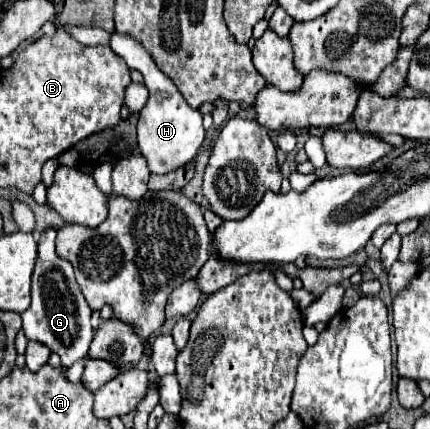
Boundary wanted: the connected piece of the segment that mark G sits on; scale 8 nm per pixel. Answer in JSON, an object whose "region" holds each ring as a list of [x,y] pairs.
{"region":[[[46,229],[38,241],[38,259],[32,273],[32,305],[22,313],[22,331],[28,339],[36,339],[38,343],[44,343],[52,353],[56,353],[64,367],[70,367],[88,355],[88,347],[94,335],[90,327],[92,309],[88,307],[74,279],[72,265],[56,255],[54,239],[56,229]]]}

